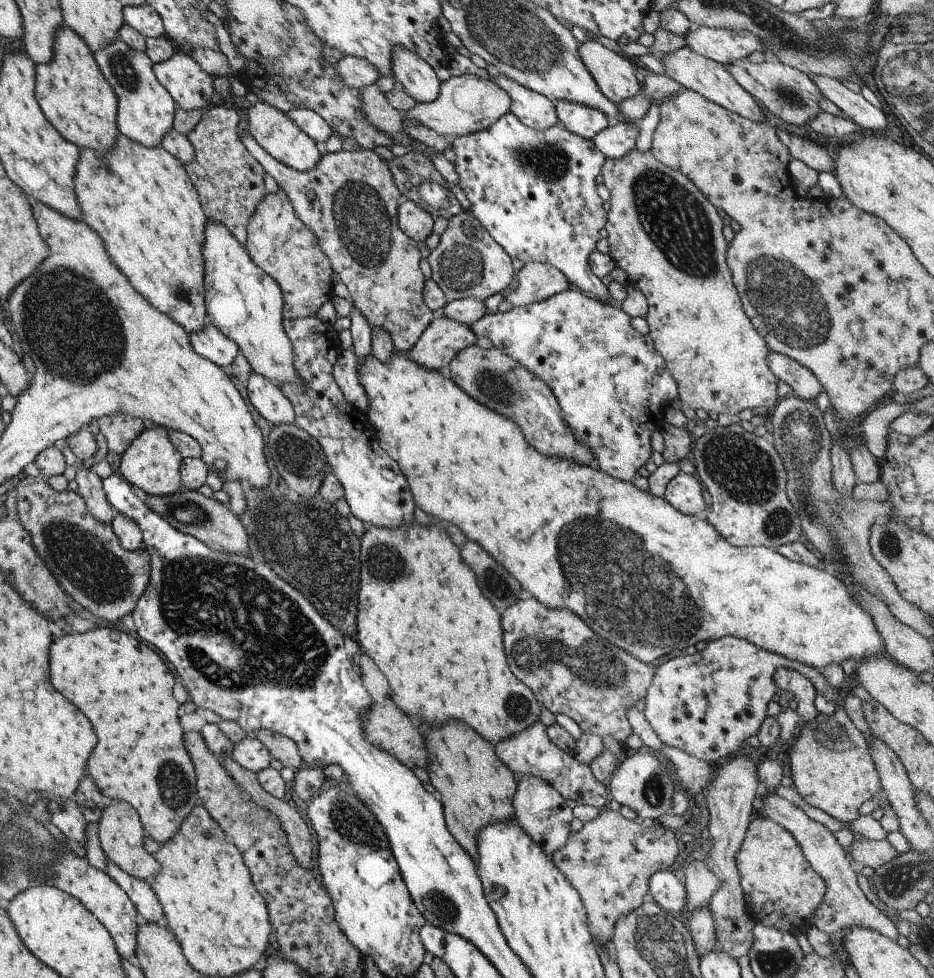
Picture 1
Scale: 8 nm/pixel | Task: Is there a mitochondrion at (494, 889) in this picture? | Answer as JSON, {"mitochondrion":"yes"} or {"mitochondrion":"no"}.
{"mitochondrion":"no"}

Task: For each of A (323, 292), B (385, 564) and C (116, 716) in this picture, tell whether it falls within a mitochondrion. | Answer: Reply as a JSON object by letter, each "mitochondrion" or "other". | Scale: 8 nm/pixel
{"A":"other","B":"mitochondrion","C":"other"}

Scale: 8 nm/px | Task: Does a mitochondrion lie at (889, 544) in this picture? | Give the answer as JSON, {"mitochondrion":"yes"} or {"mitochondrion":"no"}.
{"mitochondrion":"yes"}

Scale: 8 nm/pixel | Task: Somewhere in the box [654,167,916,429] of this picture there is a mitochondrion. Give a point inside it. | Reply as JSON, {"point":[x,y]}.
{"point":[784,297]}

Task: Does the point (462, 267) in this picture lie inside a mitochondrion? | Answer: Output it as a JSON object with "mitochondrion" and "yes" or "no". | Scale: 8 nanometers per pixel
{"mitochondrion":"yes"}

